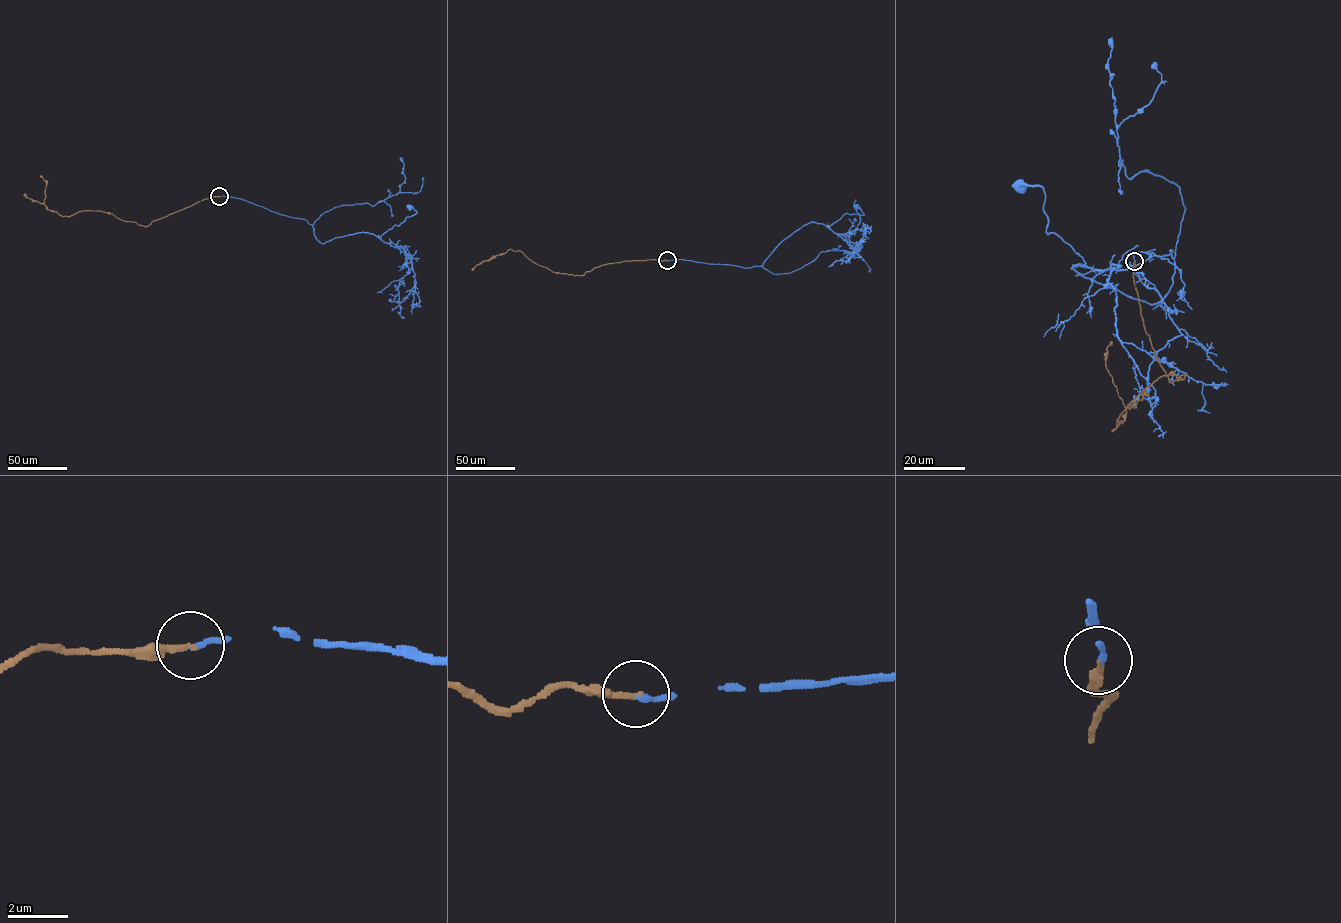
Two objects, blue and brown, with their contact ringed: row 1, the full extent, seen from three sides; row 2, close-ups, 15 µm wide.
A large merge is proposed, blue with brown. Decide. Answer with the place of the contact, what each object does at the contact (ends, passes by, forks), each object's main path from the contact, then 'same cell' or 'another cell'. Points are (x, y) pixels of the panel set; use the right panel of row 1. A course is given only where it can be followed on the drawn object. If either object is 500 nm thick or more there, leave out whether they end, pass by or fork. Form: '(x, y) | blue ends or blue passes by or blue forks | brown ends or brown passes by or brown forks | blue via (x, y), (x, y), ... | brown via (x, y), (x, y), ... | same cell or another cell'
(1134, 261) | blue ends | brown ends | blue via (1134, 261), (1171, 249), (1172, 286), (1156, 303), (1072, 268), (1091, 268), (1046, 232), (1042, 188), (1019, 186) | brown via (1134, 261), (1155, 355), (1168, 382), (1185, 375), (1145, 388), (1113, 430), (1126, 410), (1107, 369), (1112, 344) | same cell

